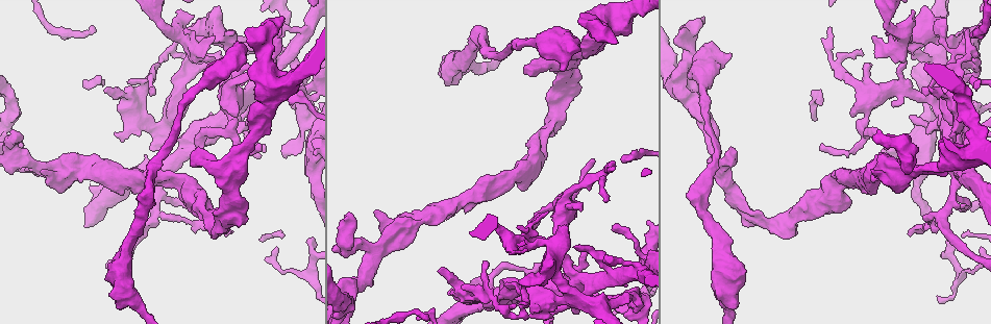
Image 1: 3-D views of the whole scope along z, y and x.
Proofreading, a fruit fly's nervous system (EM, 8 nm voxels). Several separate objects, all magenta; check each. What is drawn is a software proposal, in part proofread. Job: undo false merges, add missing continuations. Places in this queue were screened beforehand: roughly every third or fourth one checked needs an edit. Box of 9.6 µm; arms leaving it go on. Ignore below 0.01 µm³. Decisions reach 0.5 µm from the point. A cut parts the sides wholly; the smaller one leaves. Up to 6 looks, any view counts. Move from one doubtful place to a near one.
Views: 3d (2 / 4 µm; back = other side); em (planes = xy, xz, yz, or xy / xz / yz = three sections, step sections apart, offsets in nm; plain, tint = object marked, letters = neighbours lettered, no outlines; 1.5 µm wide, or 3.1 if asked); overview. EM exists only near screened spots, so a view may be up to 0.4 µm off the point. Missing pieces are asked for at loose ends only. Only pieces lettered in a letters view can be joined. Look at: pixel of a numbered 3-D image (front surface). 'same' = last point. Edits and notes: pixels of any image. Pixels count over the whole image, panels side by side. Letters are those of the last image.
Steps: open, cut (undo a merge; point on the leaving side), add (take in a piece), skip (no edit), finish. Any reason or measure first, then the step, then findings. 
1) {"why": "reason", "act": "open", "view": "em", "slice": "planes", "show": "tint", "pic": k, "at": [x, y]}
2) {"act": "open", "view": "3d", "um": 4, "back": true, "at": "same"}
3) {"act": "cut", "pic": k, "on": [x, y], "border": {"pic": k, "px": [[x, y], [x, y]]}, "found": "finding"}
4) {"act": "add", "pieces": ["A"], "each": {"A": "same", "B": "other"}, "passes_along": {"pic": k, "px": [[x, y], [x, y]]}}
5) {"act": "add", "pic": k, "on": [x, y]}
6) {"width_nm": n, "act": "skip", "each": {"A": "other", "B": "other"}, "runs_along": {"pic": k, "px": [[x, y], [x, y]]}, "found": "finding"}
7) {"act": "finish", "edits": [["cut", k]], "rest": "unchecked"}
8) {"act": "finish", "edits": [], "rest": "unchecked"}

{"why": "an open end", "act": "open", "view": "3d", "um": 4, "pic": 1, "at": [42, 170]}

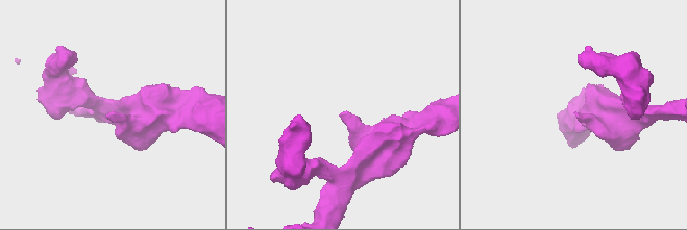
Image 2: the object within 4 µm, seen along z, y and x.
{"act": "open", "view": "em", "slice": "planes", "show": "tint", "pic": 2, "at": [574, 112]}

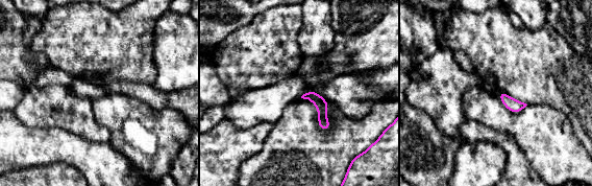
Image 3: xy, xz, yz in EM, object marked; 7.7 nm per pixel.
{"act": "open", "view": "em", "slice": "planes", "show": "letters", "at": "same"}

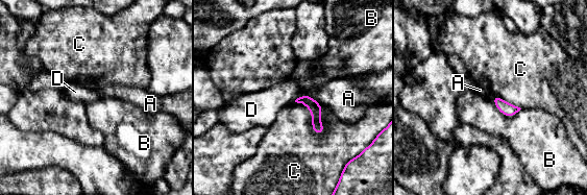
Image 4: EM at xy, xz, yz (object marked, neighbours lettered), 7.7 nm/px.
{"act": "skip", "each": {"A": "other", "B": "other", "C": "other", "D": "other"}, "border": {"pic": 4, "px": [[491, 99], [505, 116], [520, 110]]}, "found": "no lettered piece goes on from it"}

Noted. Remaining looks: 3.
{"why": "four-way junction", "act": "open", "view": "em", "slice": "planes", "show": "letters", "pic": 1, "at": [155, 208]}

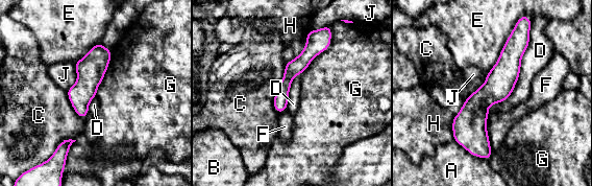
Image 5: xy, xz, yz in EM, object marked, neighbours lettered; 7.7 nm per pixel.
{"width_nm": 100, "act": "skip", "each": {"A": "other", "B": "other", "C": "other", "D": "other", "E": "other", "F": "other", "G": "other", "H": "other", "J": "other"}, "runs_along": {"pic": 5, "px": [[516, 31], [477, 105], [487, 152]]}, "found": "all the same neuron"}

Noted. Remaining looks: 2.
{"why": "free end", "act": "open", "view": "em", "slice": "planes", "show": "letters", "pic": 1, "at": [739, 213]}

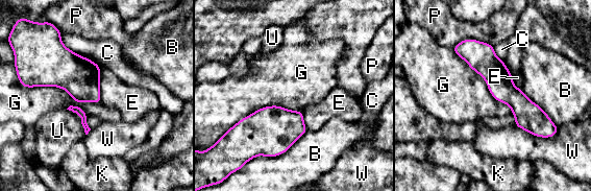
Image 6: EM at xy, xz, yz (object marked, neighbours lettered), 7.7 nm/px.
{"act": "skip", "each": {"B": "other", "C": "other", "E": "other", "G": "other", "K": "other", "P": "other", "U": "other", "W": "other"}, "found": "no lettered piece goes on from it"}

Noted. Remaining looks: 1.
{"act": "finish", "edits": [], "rest": "unchecked"}

